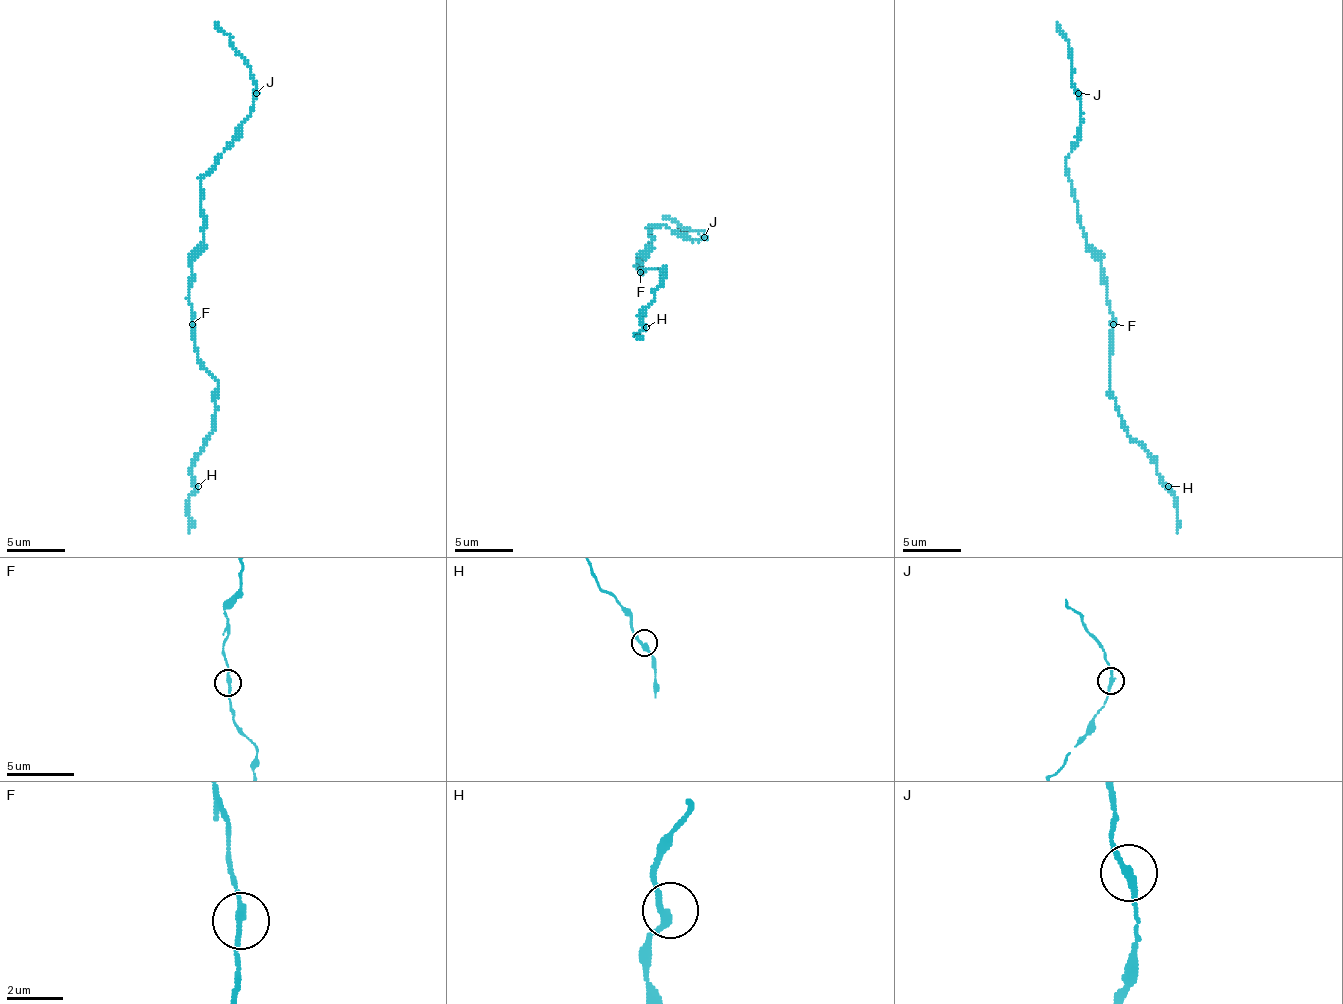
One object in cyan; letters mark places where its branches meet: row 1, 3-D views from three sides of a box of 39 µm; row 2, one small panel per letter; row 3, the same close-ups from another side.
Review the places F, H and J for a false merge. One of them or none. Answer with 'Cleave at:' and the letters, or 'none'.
Cleave at: none

